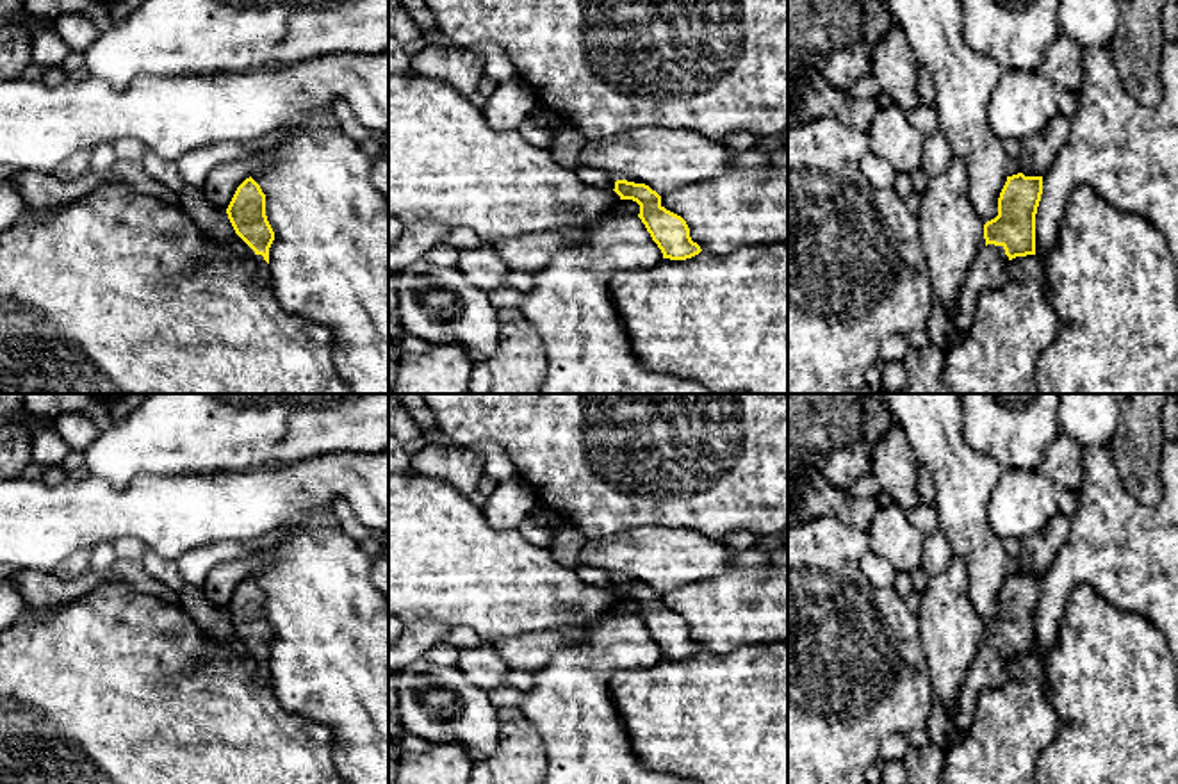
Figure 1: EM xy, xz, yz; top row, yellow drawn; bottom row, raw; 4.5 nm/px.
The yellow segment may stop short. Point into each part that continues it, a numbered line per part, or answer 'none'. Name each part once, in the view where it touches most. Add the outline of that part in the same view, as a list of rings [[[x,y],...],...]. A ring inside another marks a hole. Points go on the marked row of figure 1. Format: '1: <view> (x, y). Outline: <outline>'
1: yz (991, 268). Outline: [[[987,244],[966,273],[966,285],[961,289],[952,314],[950,346],[959,344],[968,335],[977,298],[984,289],[1000,289],[1009,280],[1009,257],[1003,246]]]

